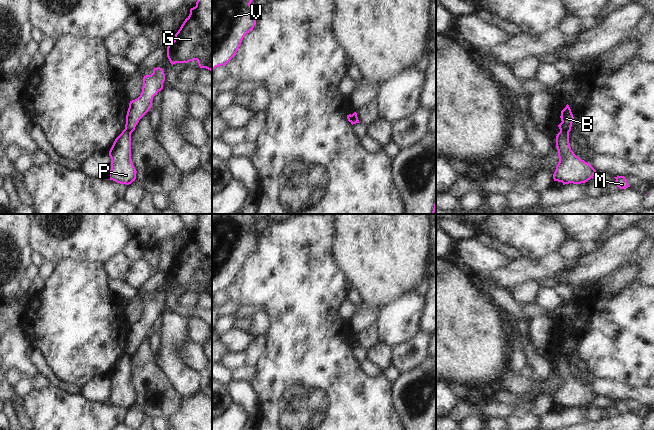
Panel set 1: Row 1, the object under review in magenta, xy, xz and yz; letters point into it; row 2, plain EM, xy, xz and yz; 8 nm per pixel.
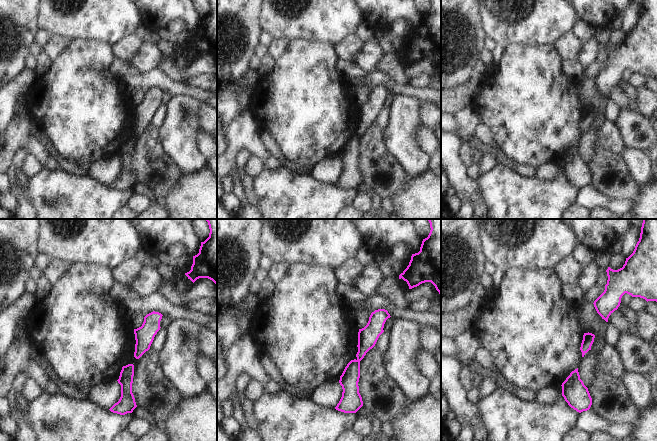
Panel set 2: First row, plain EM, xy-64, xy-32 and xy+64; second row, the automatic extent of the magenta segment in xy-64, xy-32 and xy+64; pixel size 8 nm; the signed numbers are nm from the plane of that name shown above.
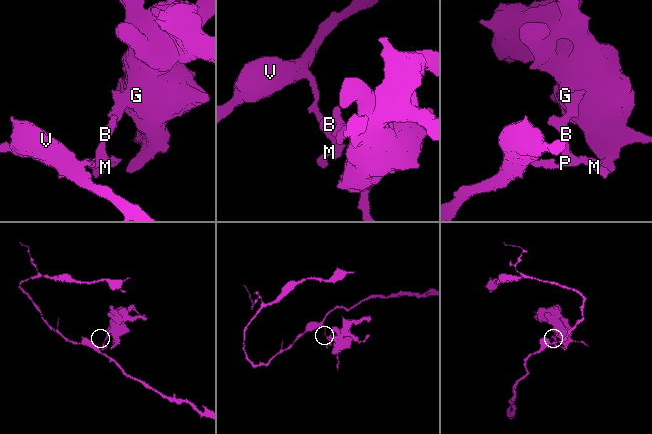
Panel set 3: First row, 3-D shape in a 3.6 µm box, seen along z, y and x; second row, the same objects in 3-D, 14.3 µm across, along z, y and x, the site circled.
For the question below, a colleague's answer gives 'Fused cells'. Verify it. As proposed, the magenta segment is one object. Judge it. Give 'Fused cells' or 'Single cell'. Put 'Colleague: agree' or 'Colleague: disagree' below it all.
Fused cells.
Colleague: agree

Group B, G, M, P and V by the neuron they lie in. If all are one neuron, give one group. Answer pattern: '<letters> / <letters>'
B G / M P V

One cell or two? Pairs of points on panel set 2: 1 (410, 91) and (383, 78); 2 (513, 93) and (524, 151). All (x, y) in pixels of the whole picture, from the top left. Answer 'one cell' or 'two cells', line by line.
1: one cell
2: one cell

